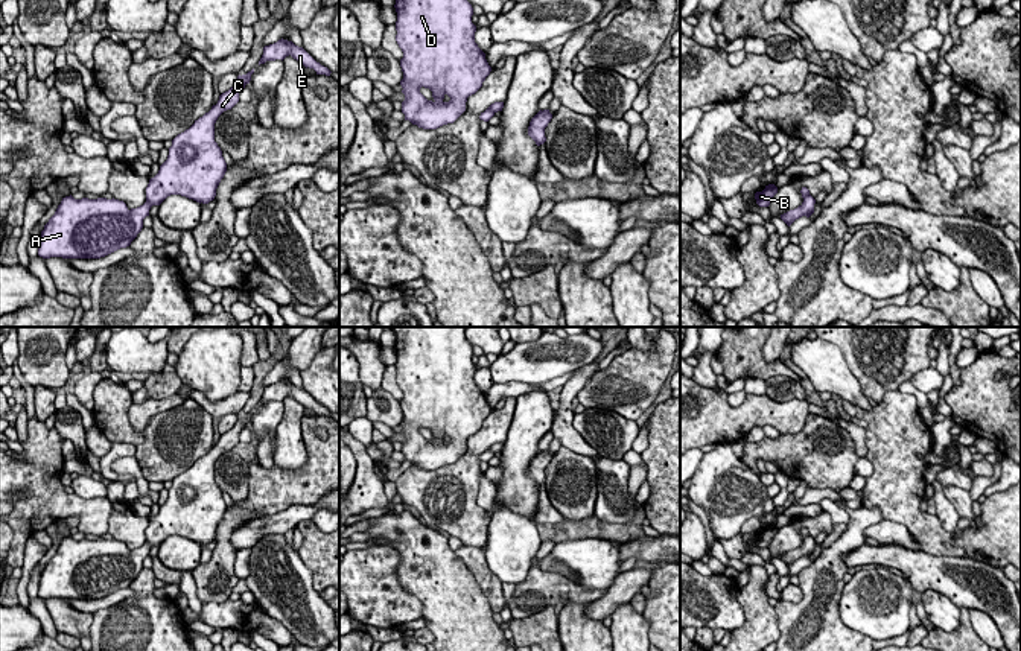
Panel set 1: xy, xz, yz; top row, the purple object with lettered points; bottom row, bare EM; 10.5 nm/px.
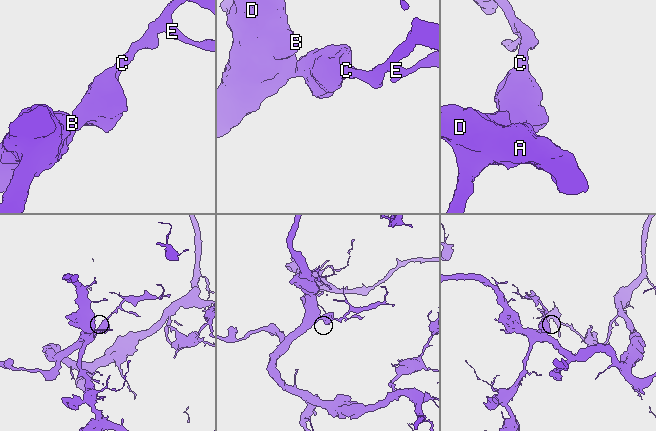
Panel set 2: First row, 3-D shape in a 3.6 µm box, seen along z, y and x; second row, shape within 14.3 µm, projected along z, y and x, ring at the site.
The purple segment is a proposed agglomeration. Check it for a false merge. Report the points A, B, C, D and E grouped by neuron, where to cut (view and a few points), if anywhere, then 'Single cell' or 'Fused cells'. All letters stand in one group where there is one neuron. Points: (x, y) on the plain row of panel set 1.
Groups: A B C D E. No split. Single cell

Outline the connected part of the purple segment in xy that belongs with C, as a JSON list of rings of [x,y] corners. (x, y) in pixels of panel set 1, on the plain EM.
[[[254,409],[239,415],[236,424],[219,437],[208,453],[172,481],[167,500],[149,520],[146,543],[128,549],[119,540],[62,538],[40,576],[38,596],[43,599],[100,599],[126,589],[143,569],[152,546],[170,535],[181,535],[208,545],[227,513],[222,491],[215,482],[218,458],[239,443],[239,433],[251,421]]]

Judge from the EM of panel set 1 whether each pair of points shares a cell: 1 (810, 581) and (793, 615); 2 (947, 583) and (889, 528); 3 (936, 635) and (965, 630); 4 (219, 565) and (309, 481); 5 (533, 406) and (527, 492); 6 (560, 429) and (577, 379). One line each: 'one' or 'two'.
1: one
2: two
3: one
4: one
5: one
6: one

